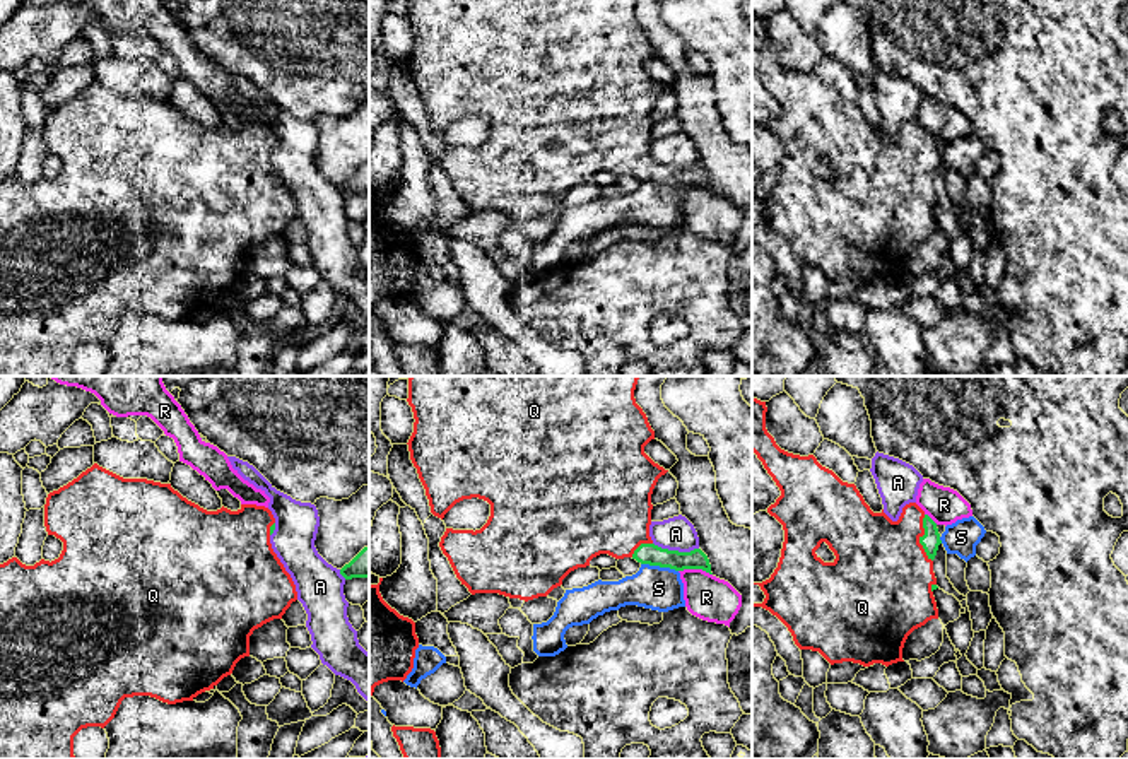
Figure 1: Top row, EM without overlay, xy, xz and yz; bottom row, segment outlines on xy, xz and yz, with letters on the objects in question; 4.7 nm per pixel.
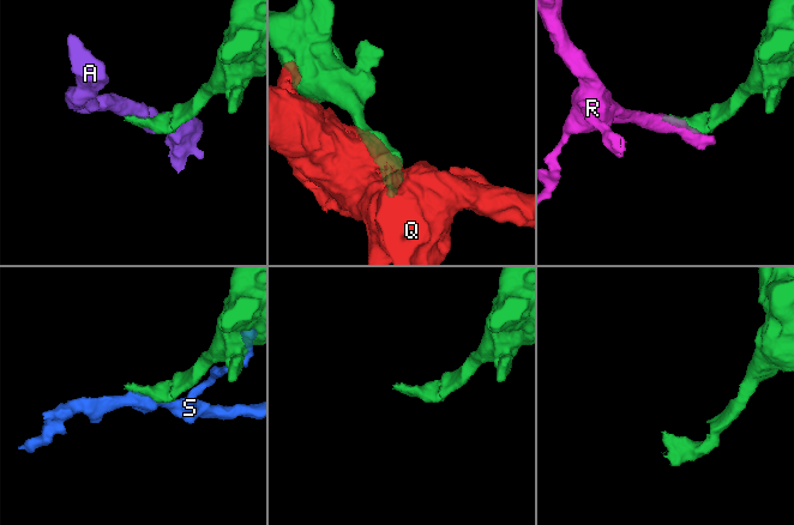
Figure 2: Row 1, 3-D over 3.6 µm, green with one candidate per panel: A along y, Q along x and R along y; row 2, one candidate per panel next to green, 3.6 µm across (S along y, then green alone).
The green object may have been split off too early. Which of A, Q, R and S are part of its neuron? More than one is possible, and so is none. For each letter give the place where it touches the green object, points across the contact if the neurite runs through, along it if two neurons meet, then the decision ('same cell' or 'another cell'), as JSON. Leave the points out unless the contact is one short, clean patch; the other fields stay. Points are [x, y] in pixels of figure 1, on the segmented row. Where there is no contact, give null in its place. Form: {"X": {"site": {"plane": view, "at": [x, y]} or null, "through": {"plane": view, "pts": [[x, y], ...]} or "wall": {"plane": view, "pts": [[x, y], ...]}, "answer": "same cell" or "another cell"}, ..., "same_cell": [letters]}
{"A": {"site": {"plane": "xz", "at": [675, 551]}, "answer": "another cell"}, "Q": {"site": {"plane": "yz", "at": [920, 539]}, "answer": "same cell"}, "R": {"site": {"plane": "xz", "at": [696, 568]}, "answer": "another cell"}, "S": {"site": {"plane": "xz", "at": [660, 566]}, "answer": "another cell"}, "same_cell": ["Q"]}

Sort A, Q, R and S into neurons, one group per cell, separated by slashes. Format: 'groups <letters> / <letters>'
groups A / Q / R / S

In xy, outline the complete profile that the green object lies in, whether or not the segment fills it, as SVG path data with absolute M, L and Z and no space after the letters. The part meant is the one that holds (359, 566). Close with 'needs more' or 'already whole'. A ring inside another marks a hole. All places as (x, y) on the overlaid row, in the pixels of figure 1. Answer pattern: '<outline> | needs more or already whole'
M369 545L364 547L349 564L340 569L345 580L369 578Z | already whole

